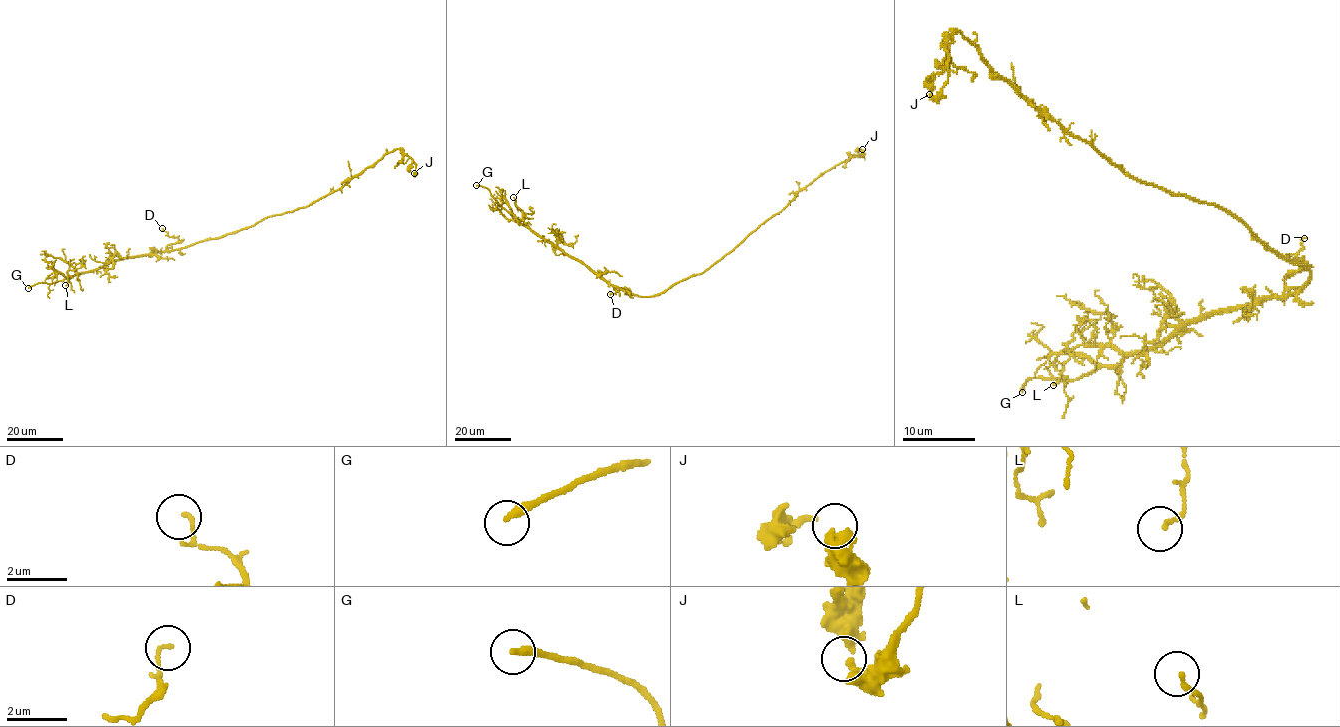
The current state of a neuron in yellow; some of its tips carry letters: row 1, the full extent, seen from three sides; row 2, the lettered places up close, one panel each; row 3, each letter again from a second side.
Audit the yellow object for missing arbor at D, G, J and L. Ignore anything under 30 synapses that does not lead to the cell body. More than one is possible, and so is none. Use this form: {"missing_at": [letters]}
{"missing_at": ["G"]}

